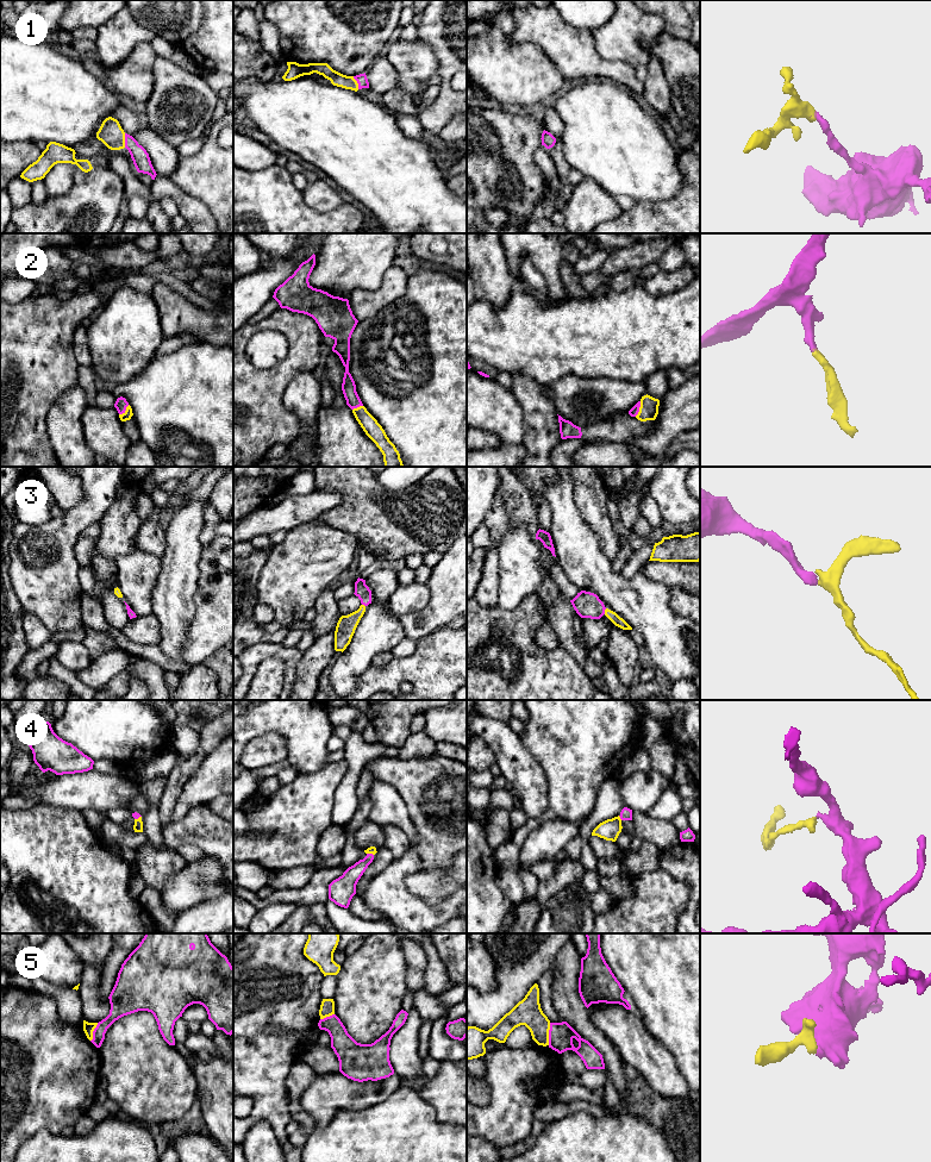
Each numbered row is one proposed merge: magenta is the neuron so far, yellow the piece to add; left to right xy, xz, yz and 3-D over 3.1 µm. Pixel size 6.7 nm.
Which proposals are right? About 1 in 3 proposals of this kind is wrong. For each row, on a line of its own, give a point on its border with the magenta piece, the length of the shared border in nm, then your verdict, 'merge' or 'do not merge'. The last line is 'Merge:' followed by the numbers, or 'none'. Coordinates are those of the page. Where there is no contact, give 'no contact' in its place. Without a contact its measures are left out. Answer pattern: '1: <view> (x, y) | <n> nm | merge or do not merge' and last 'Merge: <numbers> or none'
1: xy (125, 141) | 100 nm | merge
2: yz (638, 408) | 110 nm | merge
3: yz (604, 611) | 40 nm | merge
4: yz (620, 818) | 40 nm | merge
5: yz (549, 1034) | 150 nm | merge
Merge: 1, 2, 3, 4, 5

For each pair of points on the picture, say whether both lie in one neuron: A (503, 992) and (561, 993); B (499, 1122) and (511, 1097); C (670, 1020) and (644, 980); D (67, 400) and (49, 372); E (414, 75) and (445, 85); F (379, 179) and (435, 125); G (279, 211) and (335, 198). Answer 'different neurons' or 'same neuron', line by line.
A: different neurons
B: same neuron
C: same neuron
D: different neurons
E: different neurons
F: different neurons
G: different neurons

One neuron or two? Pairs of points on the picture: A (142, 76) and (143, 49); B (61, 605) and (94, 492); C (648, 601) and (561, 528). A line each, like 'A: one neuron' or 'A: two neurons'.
A: one neuron
B: one neuron
C: one neuron

